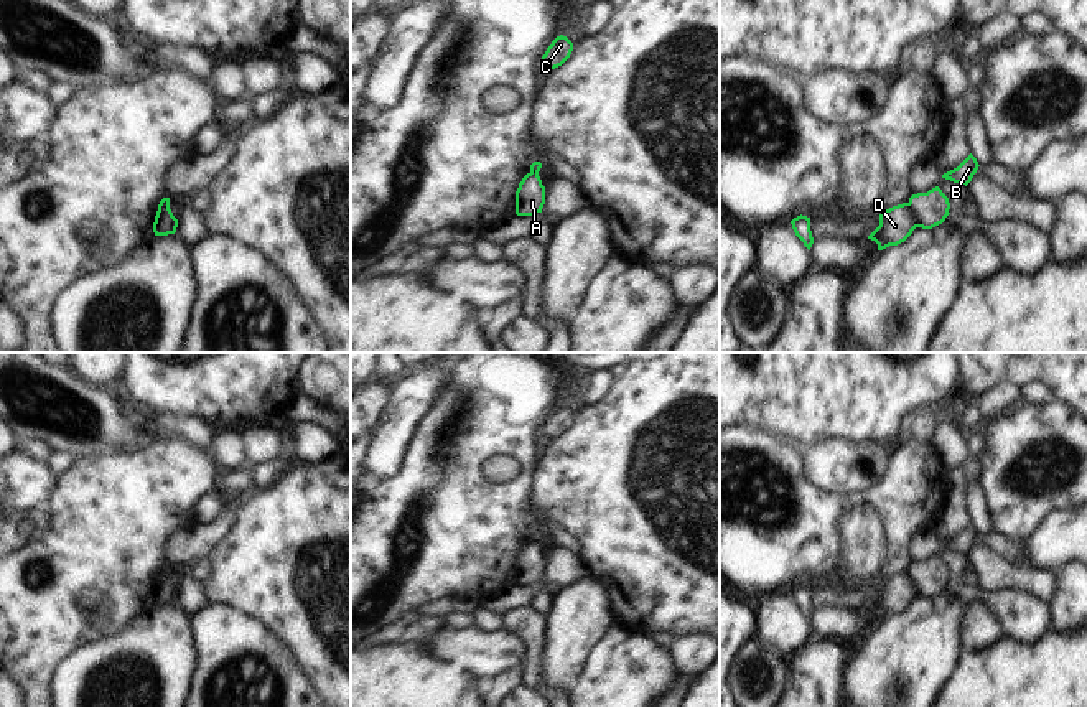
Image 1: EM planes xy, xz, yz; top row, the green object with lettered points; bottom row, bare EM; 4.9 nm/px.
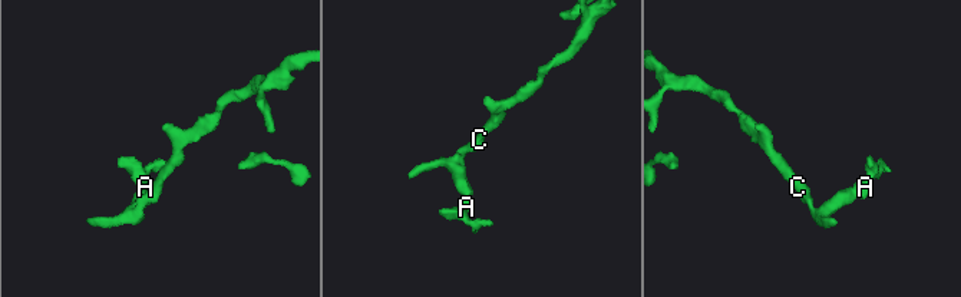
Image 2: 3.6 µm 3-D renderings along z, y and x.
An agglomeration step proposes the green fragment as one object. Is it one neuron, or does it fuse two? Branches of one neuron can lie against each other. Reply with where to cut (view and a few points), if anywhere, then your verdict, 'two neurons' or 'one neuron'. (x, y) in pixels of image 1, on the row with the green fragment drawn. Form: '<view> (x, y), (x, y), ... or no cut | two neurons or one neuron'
yz (906, 203), (919, 226) | two neurons

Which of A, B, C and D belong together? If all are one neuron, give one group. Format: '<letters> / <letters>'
A B / C D

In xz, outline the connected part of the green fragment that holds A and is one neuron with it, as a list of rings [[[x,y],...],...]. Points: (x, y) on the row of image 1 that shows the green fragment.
[[[527,173],[516,191],[516,214],[534,216],[542,213],[545,204],[545,186],[539,173]]]

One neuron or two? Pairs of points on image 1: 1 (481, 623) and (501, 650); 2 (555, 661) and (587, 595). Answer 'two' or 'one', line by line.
1: two
2: one

